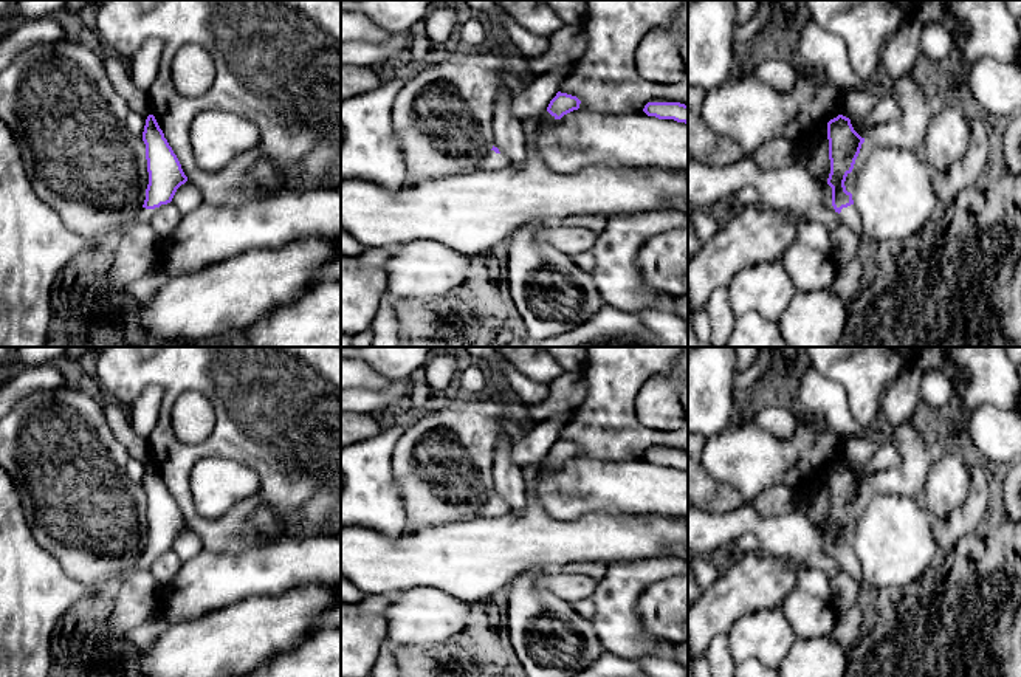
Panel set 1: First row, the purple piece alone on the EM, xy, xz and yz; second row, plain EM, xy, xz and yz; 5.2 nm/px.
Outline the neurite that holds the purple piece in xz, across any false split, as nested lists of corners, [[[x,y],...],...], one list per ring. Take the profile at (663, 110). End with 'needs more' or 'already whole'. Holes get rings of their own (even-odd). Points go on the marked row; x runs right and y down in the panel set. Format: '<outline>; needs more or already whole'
[[[648,102],[643,112],[658,119],[674,119],[688,124],[688,105],[680,102]]]; already whole

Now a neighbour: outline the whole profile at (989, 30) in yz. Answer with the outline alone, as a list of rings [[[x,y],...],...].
[[[947,0],[962,25],[954,48],[959,60],[970,70],[979,59],[990,57],[1001,64],[1019,64],[1021,33],[1018,19],[1007,9],[1006,0]]]

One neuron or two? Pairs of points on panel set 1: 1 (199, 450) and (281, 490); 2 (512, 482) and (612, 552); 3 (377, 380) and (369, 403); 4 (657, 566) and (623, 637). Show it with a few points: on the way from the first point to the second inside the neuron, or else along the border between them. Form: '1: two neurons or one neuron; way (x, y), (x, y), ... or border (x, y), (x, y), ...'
1: one neuron; way (220, 450), (247, 450), (265, 468)
2: two neurons; border (521, 470), (525, 487), (525, 505), (512, 513)
3: two neurons; border (392, 381), (383, 388), (357, 388)
4: one neuron; way (639, 583), (623, 598), (623, 618)

